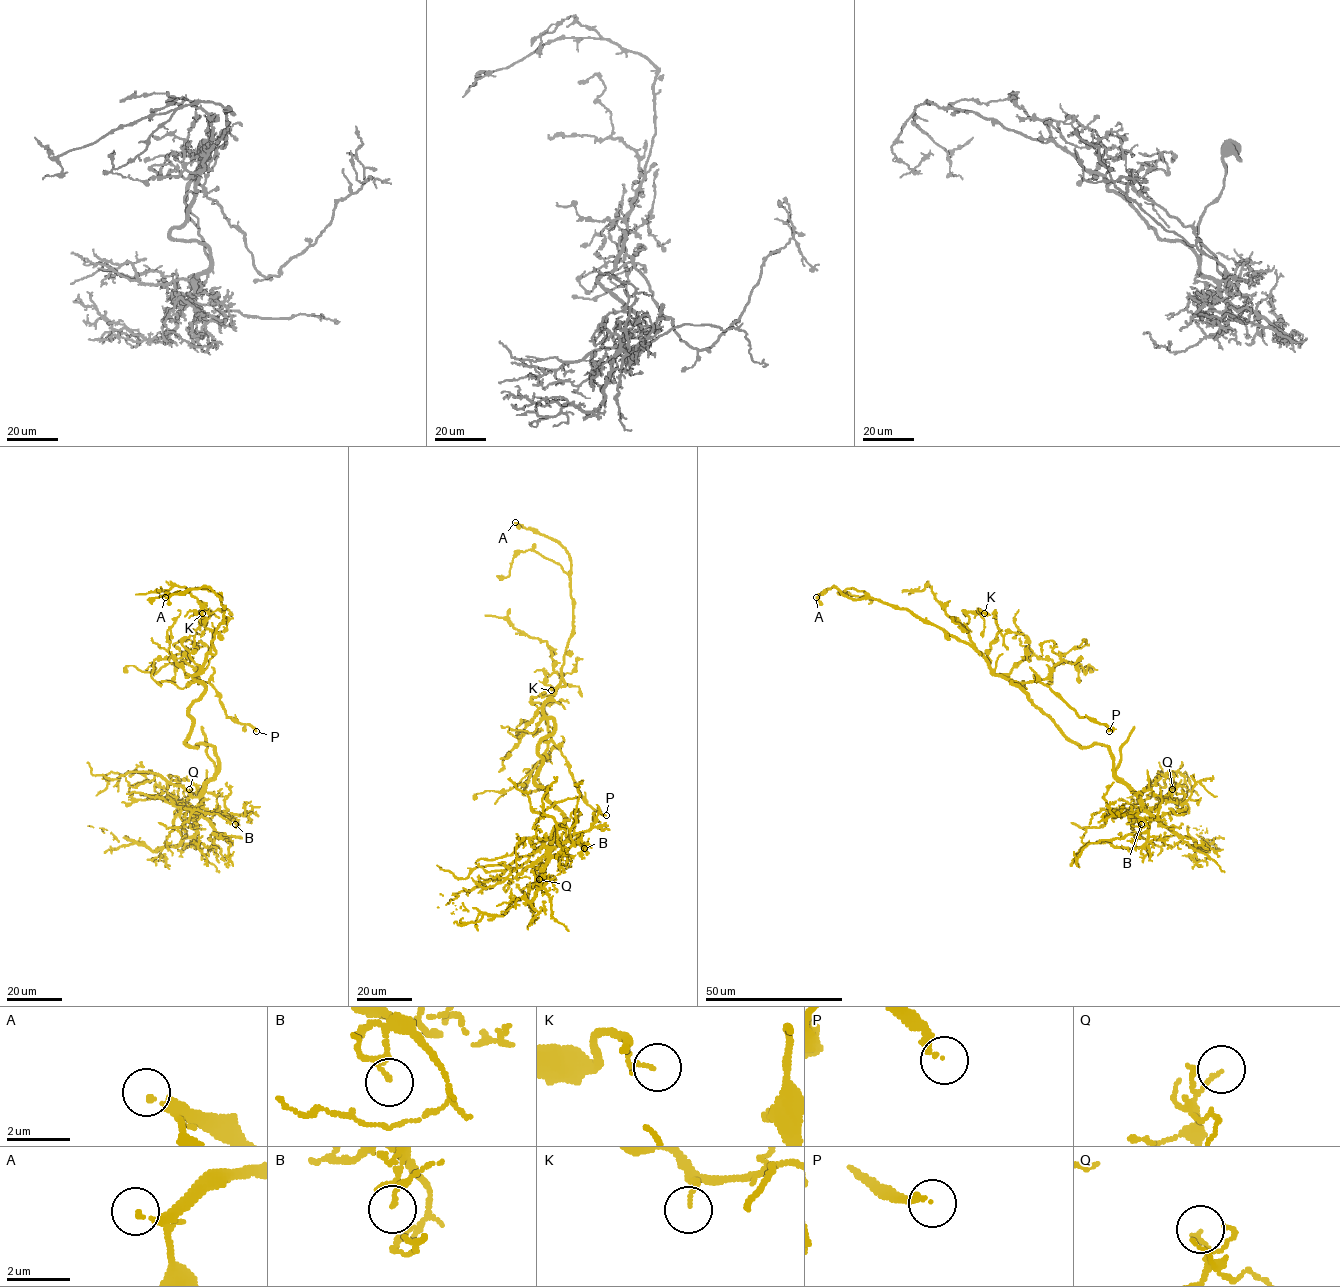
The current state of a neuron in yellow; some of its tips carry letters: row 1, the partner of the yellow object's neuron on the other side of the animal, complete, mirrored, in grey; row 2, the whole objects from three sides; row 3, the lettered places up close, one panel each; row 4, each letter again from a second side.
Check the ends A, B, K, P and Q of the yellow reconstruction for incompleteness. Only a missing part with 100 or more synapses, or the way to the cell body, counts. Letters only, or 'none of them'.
A, P

